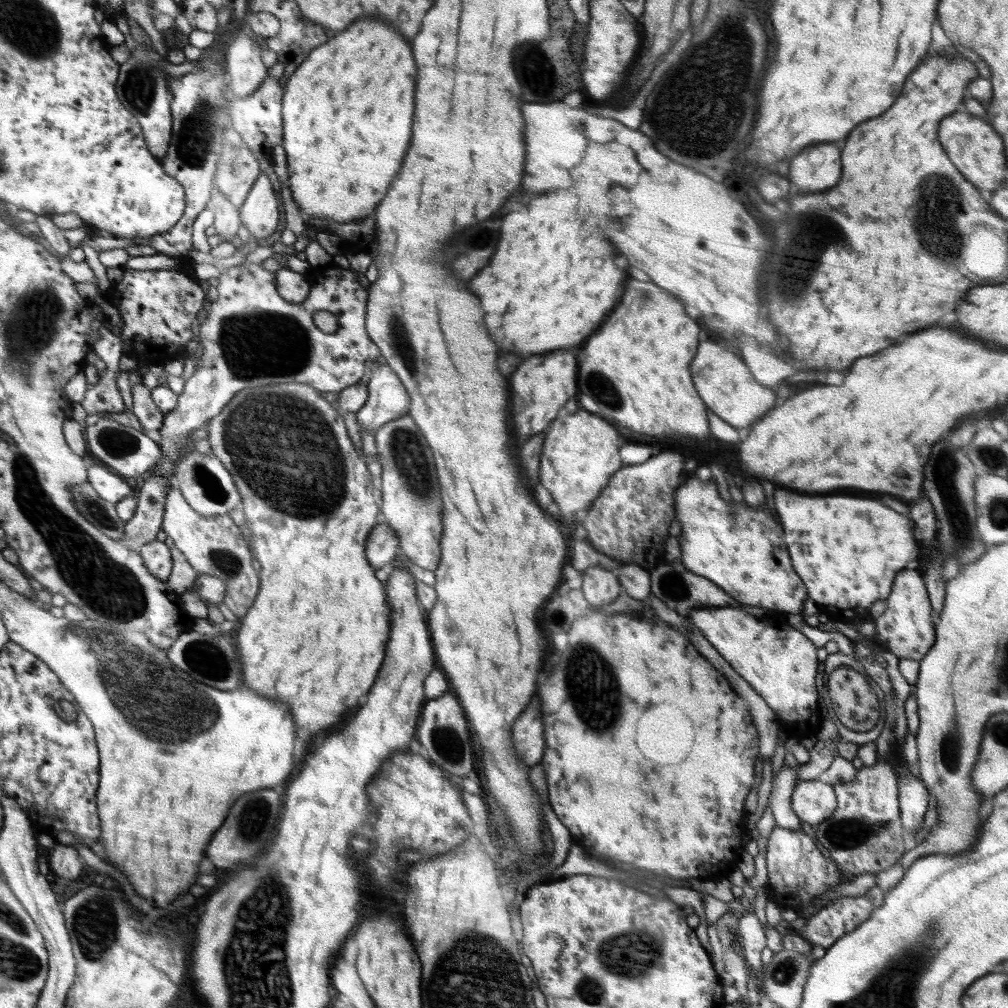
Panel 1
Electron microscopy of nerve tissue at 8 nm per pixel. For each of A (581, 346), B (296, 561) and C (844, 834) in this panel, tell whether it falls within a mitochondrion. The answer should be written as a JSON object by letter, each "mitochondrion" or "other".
{"A":"other","B":"other","C":"mitochondrion"}

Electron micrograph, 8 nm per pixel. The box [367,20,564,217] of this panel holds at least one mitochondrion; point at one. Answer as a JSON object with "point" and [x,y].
{"point":[530,62]}

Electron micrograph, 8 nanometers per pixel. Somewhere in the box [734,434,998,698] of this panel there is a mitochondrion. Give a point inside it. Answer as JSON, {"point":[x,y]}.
{"point":[943,463]}

